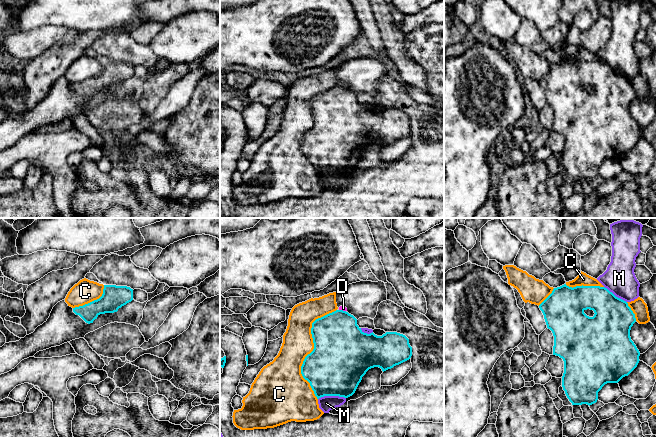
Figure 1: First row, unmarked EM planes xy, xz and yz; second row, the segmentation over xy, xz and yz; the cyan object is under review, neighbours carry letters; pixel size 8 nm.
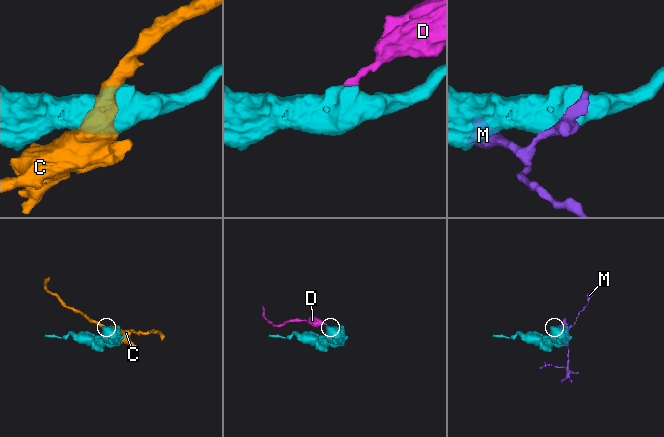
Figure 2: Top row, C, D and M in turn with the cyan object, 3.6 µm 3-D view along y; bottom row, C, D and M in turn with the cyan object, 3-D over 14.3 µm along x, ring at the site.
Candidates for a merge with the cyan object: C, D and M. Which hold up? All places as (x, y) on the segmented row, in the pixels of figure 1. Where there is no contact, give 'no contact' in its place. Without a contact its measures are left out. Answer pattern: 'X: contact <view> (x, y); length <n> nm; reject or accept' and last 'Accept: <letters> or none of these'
C: contact xz (313, 349); length 750 nm; reject
D: contact xz (342, 310); length 60 nm; reject
M: contact xz (331, 395); length 220 nm; reject
Accept: none of these

